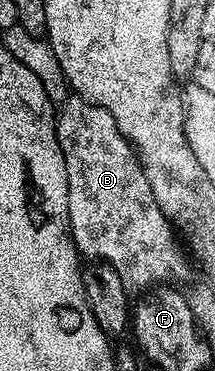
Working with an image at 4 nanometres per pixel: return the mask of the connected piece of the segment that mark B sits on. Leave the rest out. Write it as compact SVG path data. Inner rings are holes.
M69 96L59 106L56 116L59 148L67 164L69 231L73 233L78 255L86 259L89 257L89 260L100 260L104 265L115 268L115 272L119 272L119 280L123 280L126 290L130 292L145 292L158 284L172 283L172 278L183 277L186 255L179 245L175 227L159 208L151 192L151 184L147 184L145 169L137 158L137 151L133 149L133 143L119 132L111 112L91 104L86 98Z

